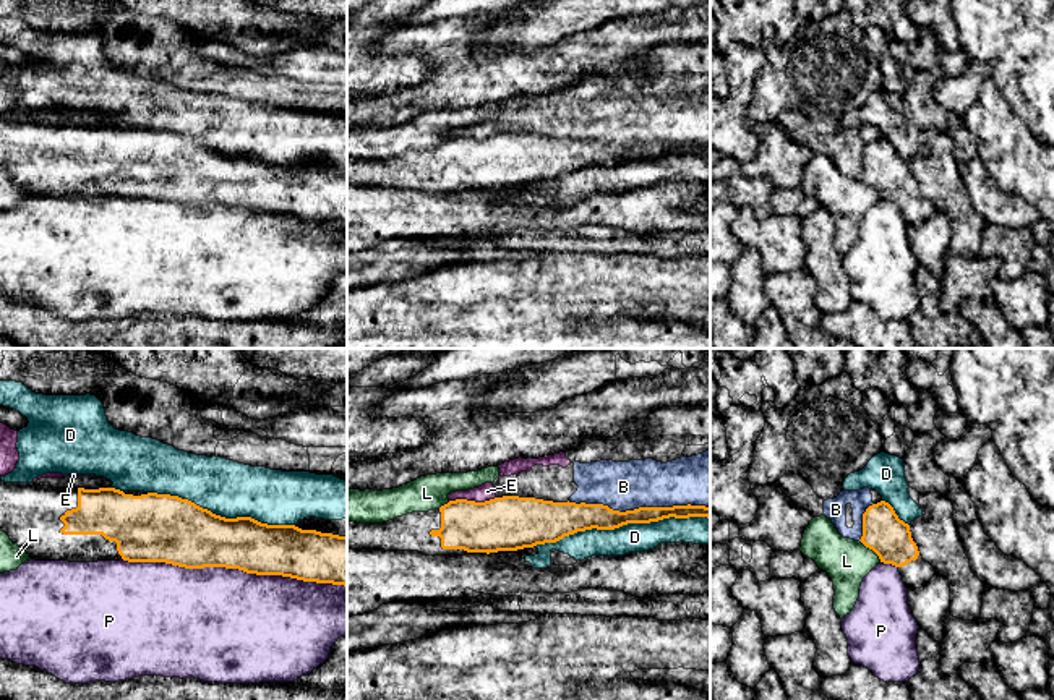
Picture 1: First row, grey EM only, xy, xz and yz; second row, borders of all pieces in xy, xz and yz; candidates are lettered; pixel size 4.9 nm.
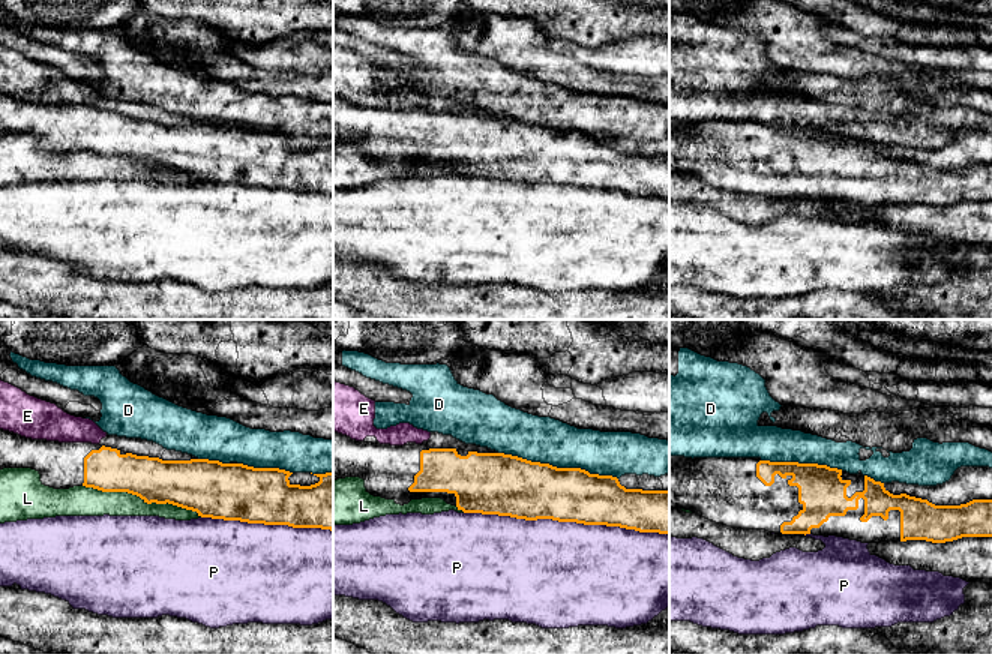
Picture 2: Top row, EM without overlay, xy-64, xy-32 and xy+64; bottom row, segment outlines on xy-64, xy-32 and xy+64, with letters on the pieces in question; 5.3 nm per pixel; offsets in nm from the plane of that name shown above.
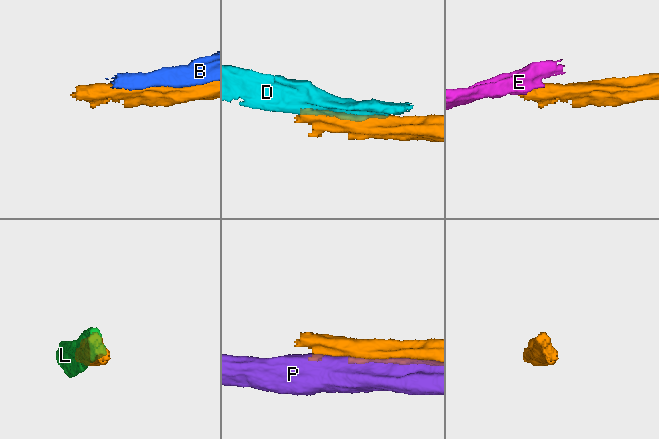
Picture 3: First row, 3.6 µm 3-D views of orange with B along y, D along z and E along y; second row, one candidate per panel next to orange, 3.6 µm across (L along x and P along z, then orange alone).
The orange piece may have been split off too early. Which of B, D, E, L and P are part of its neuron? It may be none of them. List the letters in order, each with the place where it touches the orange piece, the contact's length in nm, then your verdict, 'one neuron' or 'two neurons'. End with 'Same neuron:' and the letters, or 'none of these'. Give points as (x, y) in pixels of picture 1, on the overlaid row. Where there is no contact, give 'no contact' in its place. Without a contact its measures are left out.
B: xz (639, 507) | 700 nm | two neurons
D: xz (620, 525) | 900 nm | two neurons
E: xz (472, 501) | 240 nm | two neurons
L: yz (871, 548) | 160 nm | two neurons
P: xy (289, 576) | 600 nm | two neurons
Same neuron: none of these

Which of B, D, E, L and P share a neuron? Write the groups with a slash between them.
B E / D / L / P

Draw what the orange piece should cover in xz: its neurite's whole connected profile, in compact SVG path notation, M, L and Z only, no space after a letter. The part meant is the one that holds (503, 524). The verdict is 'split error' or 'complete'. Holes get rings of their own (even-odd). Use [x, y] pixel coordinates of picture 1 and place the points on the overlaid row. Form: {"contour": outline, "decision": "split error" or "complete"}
{"contour": "M503 496L485 502L449 501L439 509L412 512L383 523L347 522L347 549L418 551L426 556L464 556L467 553L498 553L556 543L585 530L615 530L628 523L650 523L663 519L710 519L710 507L673 506L613 510L603 504L553 502L535 497Z", "decision": "split error"}

